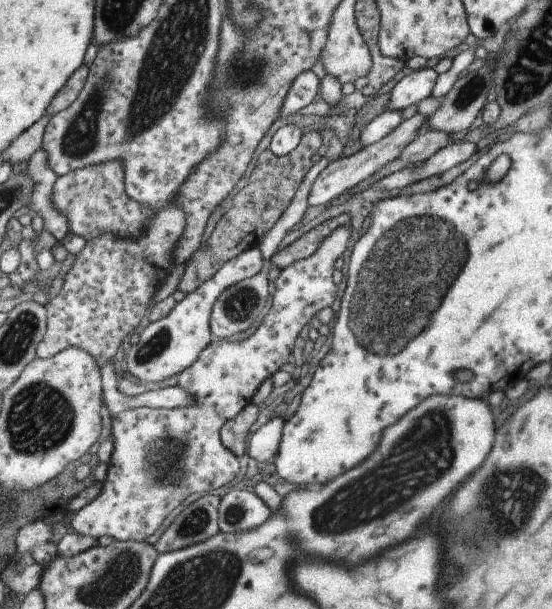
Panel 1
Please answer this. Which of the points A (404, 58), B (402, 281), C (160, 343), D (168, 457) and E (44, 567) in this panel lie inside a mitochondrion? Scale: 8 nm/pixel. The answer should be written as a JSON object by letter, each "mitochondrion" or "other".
{"A":"other","B":"mitochondrion","C":"mitochondrion","D":"mitochondrion","E":"other"}

